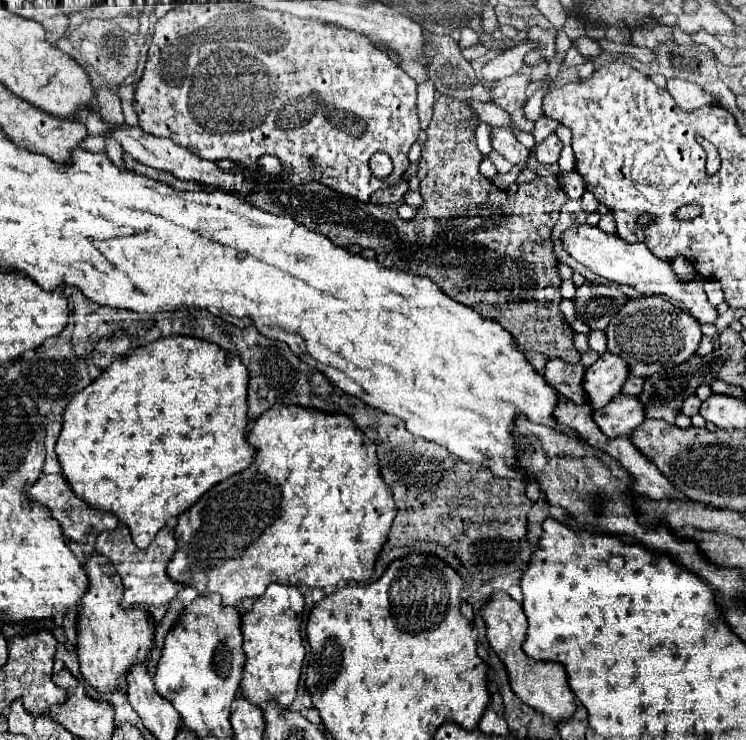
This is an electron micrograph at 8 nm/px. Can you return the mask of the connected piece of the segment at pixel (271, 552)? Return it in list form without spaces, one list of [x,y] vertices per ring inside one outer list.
[[[272,406],[266,410],[252,426],[248,434],[248,442],[256,448],[254,464],[258,466],[254,472],[240,472],[222,482],[218,486],[218,492],[206,492],[190,510],[178,516],[178,524],[174,526],[174,538],[178,542],[178,548],[168,564],[168,576],[184,586],[192,586],[198,590],[198,596],[210,596],[220,594],[222,606],[238,606],[244,598],[260,598],[268,584],[288,584],[288,586],[308,586],[308,588],[336,588],[340,582],[364,582],[374,572],[374,562],[388,538],[392,520],[394,520],[394,500],[390,494],[390,488],[382,482],[382,476],[378,474],[378,458],[376,458],[376,446],[360,432],[354,422],[348,416],[334,416],[334,414],[322,414],[318,410],[306,410],[302,406]]]

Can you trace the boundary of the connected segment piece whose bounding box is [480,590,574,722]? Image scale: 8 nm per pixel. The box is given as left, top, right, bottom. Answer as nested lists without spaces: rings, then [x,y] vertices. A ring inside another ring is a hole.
[[[498,590],[486,598],[486,602],[480,608],[480,614],[486,622],[486,638],[492,650],[502,660],[502,664],[506,666],[514,694],[524,704],[542,712],[552,722],[558,722],[558,718],[566,718],[566,714],[574,710],[574,694],[566,682],[566,672],[562,670],[562,666],[558,666],[558,662],[538,662],[524,654],[522,642],[526,638],[528,622],[522,612],[522,606],[516,600],[512,600],[506,592]]]

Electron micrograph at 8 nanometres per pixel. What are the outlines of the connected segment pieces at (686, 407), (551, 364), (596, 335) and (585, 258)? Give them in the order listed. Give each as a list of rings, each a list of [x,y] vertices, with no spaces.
[[[692,394],[690,398],[686,398],[686,400],[682,402],[682,410],[680,410],[680,412],[682,412],[684,416],[694,416],[694,414],[698,414],[700,404],[702,404],[702,402],[700,402],[700,398]]]
[[[552,358],[546,364],[544,378],[554,390],[570,398],[574,404],[586,404],[586,394],[582,390],[582,374],[584,366],[582,364],[568,364],[560,358]]]
[[[592,330],[590,334],[588,334],[588,348],[590,350],[596,350],[598,354],[604,354],[606,352],[606,334],[600,330]]]
[[[572,224],[564,230],[564,234],[560,236],[564,250],[578,260],[580,264],[584,264],[586,268],[590,268],[594,274],[614,282],[614,284],[628,284],[632,288],[636,288],[638,292],[642,292],[644,296],[664,296],[664,298],[672,298],[682,302],[688,312],[702,324],[712,324],[718,318],[716,308],[708,302],[706,292],[702,290],[704,280],[696,278],[692,282],[680,282],[672,270],[670,262],[662,262],[660,258],[654,258],[654,254],[650,254],[650,250],[646,250],[644,242],[622,242],[622,238],[618,238],[616,234],[606,234],[602,232],[598,226],[588,226],[588,224]]]

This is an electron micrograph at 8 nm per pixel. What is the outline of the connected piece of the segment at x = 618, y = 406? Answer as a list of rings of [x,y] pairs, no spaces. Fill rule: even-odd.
[[[618,394],[608,406],[596,410],[592,418],[608,438],[630,436],[644,422],[642,402],[636,396]]]

